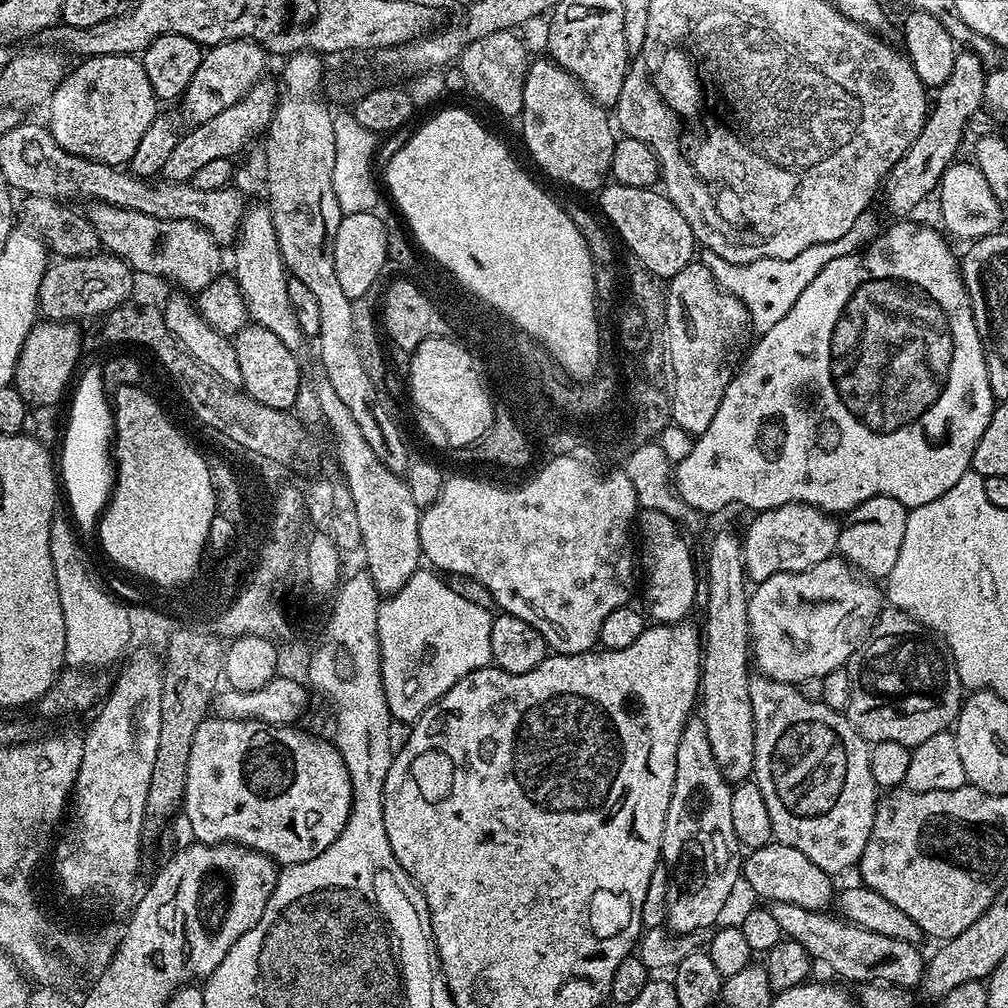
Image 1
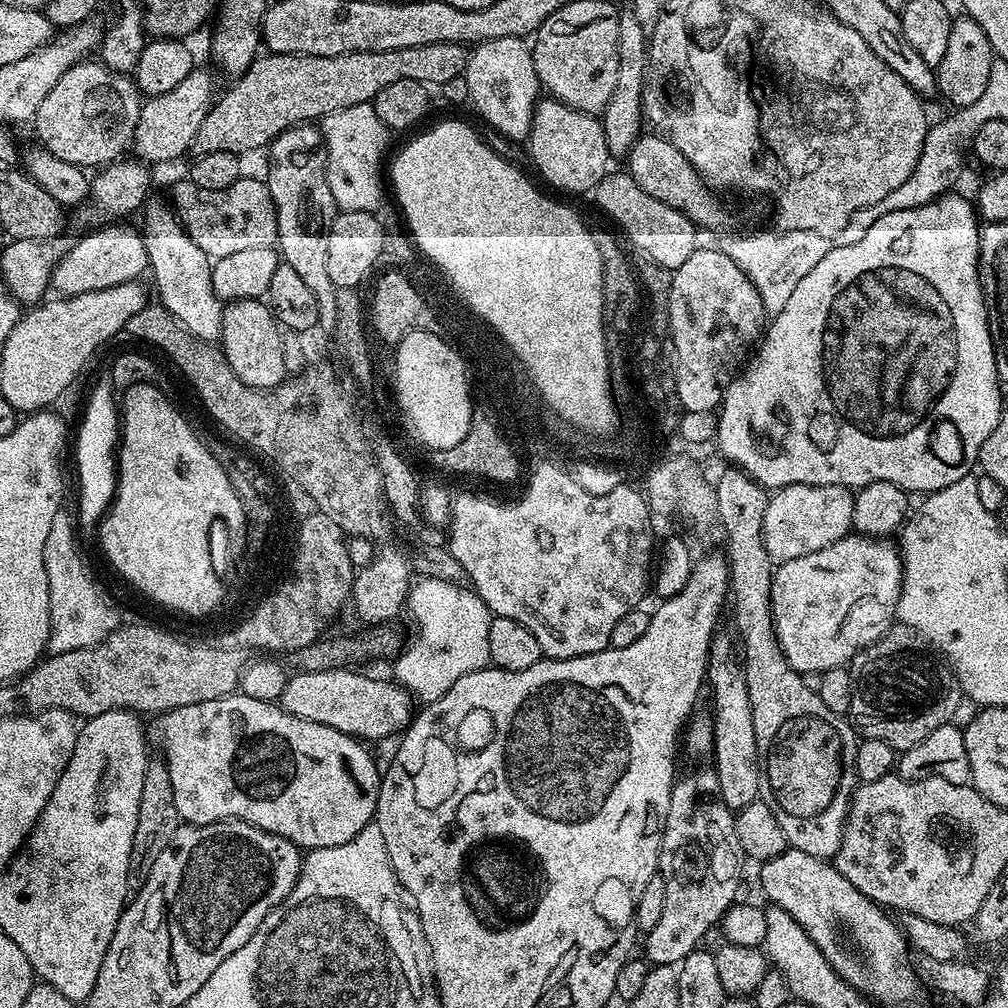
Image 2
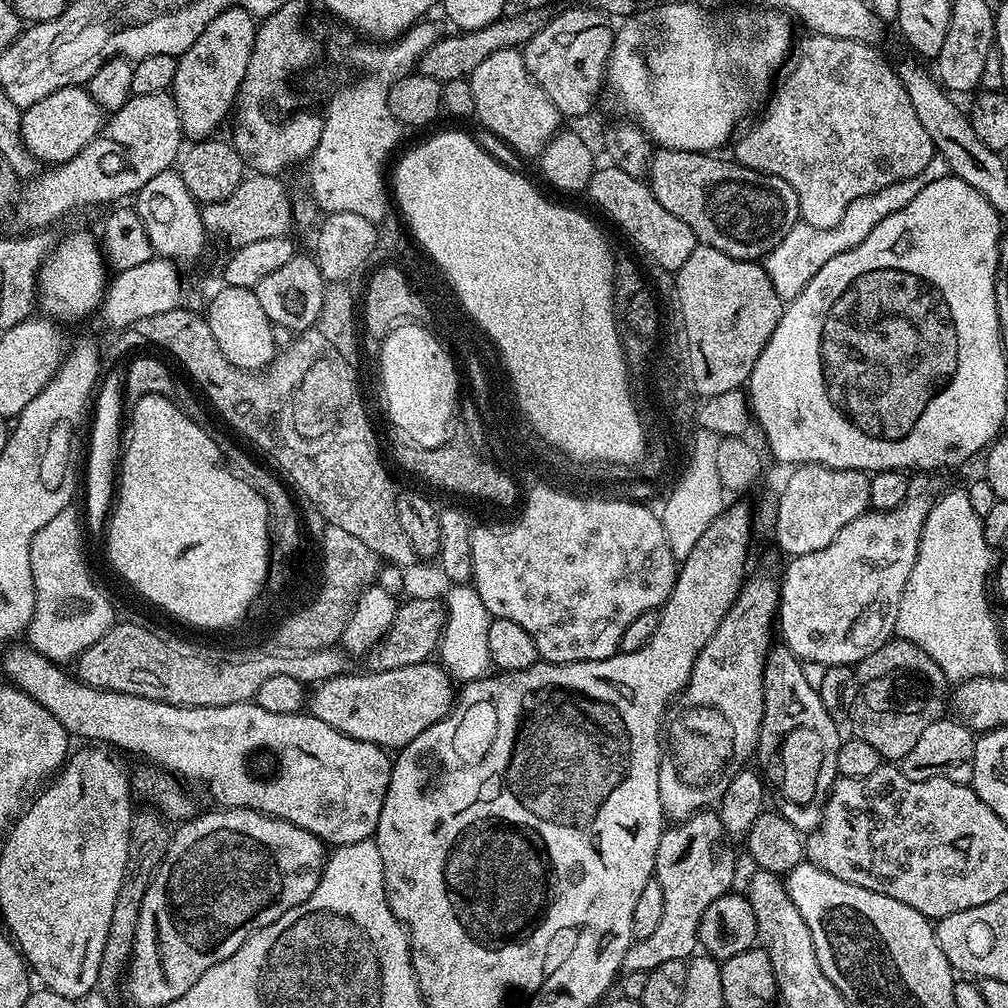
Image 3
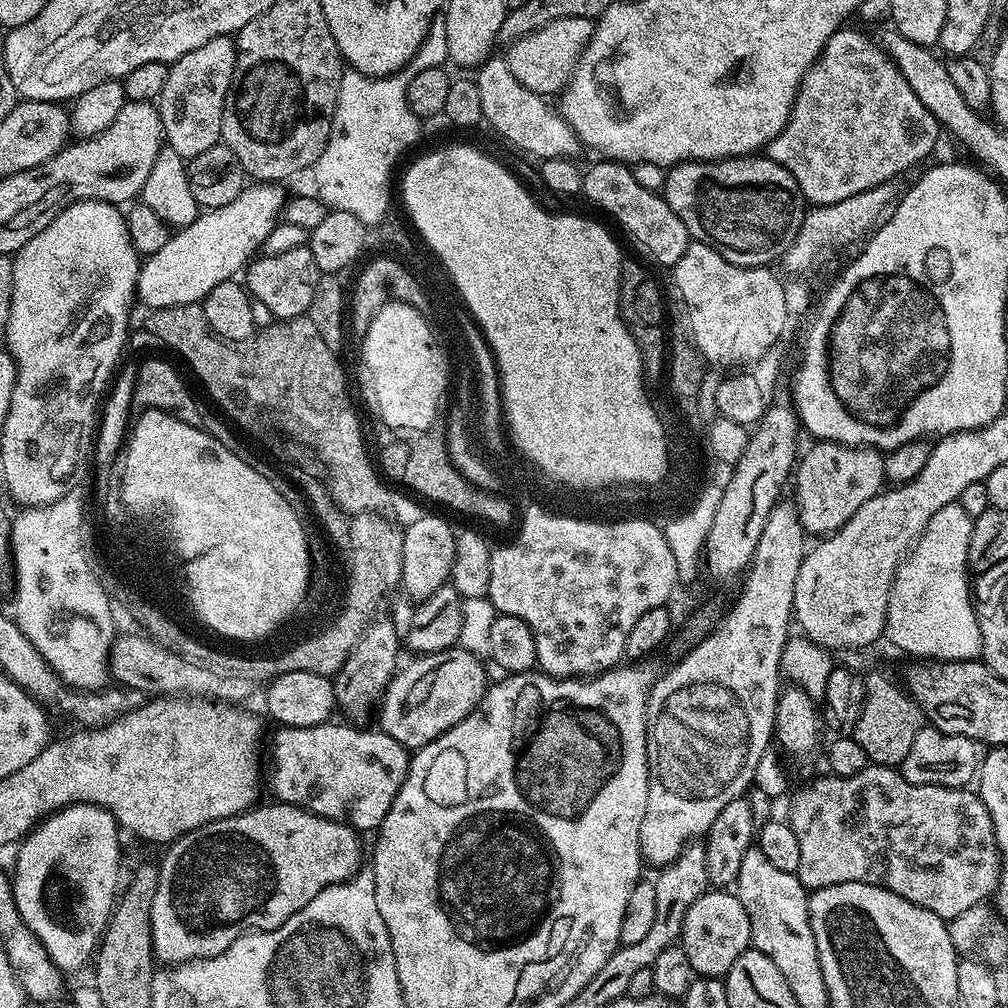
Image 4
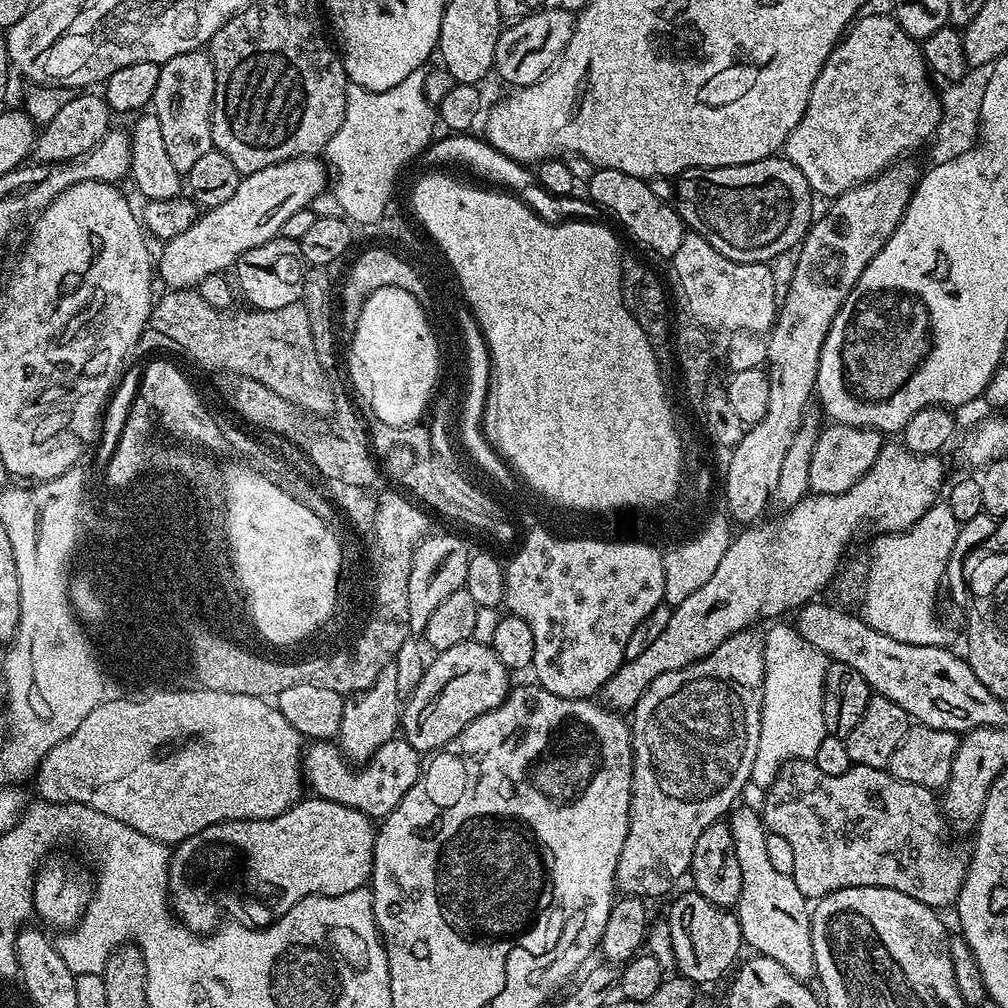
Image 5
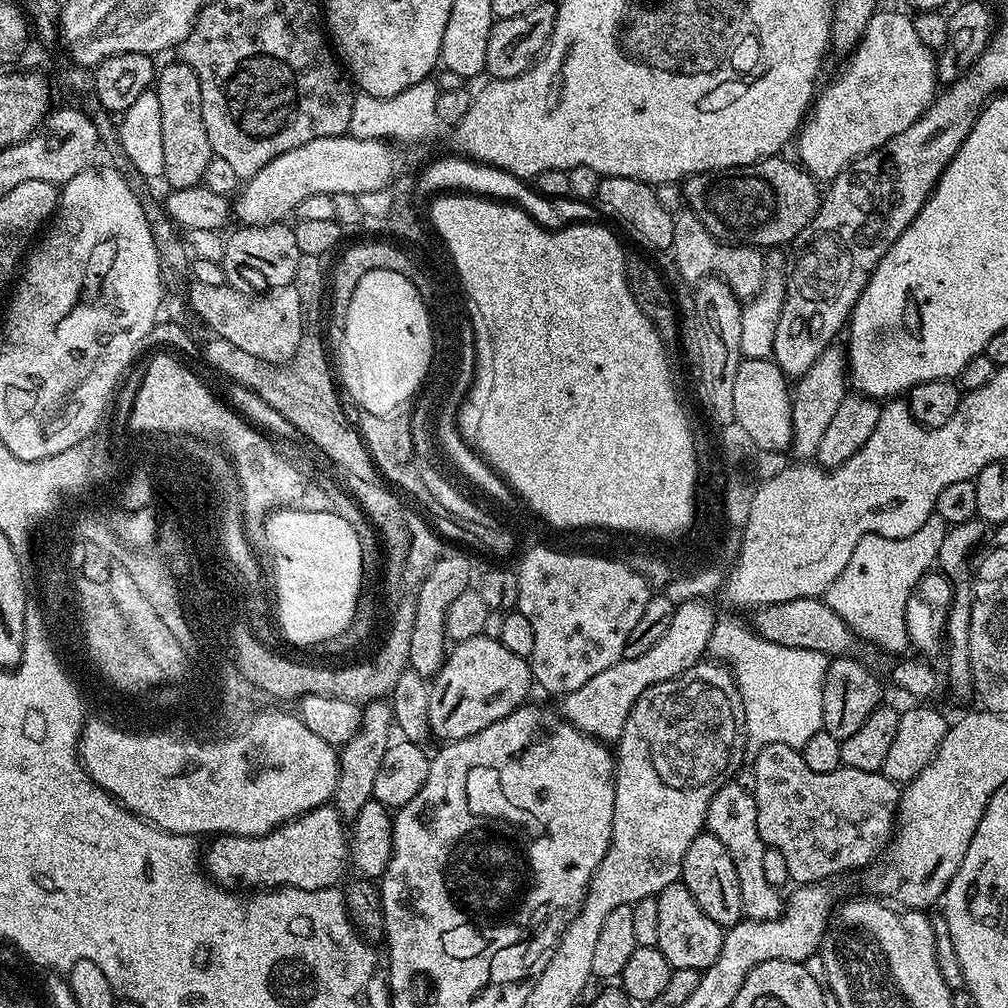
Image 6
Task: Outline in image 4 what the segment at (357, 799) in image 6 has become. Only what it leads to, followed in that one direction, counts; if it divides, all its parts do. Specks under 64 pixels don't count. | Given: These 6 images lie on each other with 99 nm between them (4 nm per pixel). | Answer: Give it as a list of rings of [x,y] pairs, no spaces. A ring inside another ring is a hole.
[[[373,619],[365,628],[364,633],[358,638],[358,642],[348,651],[339,672],[334,677],[336,690],[336,702],[339,711],[345,712],[347,719],[352,722],[364,722],[368,715],[373,715],[374,709],[379,705],[384,691],[388,688],[393,676],[398,671],[396,659],[402,652],[402,640],[395,633],[391,619]]]

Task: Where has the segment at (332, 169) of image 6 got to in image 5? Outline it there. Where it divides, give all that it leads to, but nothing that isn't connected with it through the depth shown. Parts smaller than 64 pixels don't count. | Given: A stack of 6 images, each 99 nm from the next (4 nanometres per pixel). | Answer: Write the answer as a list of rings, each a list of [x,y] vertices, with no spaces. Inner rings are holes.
[[[292,156],[290,159],[278,162],[274,166],[266,166],[257,172],[247,173],[247,175],[241,179],[238,190],[234,190],[234,195],[232,195],[231,198],[226,198],[226,202],[222,202],[222,206],[214,206],[213,208],[207,209],[207,211],[205,211],[203,214],[197,215],[196,221],[190,226],[190,230],[182,230],[182,234],[178,234],[175,236],[175,238],[167,241],[167,243],[161,247],[164,249],[161,250],[160,256],[158,252],[159,283],[161,280],[161,282],[165,284],[163,287],[168,290],[174,288],[196,288],[202,282],[202,278],[206,278],[210,274],[214,274],[215,272],[219,272],[221,274],[227,273],[229,269],[235,265],[237,256],[242,255],[242,253],[246,250],[254,250],[254,246],[262,246],[262,242],[266,242],[267,240],[275,240],[277,236],[281,235],[284,230],[286,218],[290,218],[290,214],[298,214],[298,210],[309,207],[311,201],[322,194],[329,187],[329,184],[329,169],[326,167],[325,161],[317,158],[316,156]]]

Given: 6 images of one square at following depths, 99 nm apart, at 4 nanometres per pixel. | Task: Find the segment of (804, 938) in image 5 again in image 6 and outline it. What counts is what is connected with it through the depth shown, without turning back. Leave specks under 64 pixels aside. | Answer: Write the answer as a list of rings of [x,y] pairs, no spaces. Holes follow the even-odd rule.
[[[729,782],[720,787],[718,794],[714,796],[708,807],[708,818],[706,821],[707,831],[714,834],[730,850],[730,858],[734,858],[734,870],[738,870],[738,890],[742,890],[742,906],[744,907],[744,916],[749,920],[775,920],[782,912],[781,889],[776,888],[766,878],[766,869],[762,866],[762,854],[766,845],[762,842],[762,834],[758,834],[758,810],[752,797],[751,791],[744,788],[737,782]]]

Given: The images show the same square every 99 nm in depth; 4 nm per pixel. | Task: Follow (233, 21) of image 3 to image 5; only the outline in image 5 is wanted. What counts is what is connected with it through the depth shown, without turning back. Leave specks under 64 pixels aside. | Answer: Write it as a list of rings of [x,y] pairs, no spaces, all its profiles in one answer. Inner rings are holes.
[[[197,50],[178,54],[160,65],[158,74],[158,86],[154,90],[150,108],[158,118],[158,126],[162,126],[162,139],[166,145],[170,163],[174,165],[174,170],[182,174],[188,173],[190,166],[202,158],[202,154],[213,151],[212,147],[212,107],[214,106],[214,62],[207,51]]]

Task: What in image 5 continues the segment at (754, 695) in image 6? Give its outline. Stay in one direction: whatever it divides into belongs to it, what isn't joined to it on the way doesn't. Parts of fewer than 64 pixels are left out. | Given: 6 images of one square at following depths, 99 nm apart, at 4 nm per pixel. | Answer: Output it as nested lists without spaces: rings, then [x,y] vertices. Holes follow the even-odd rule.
[[[769,635],[764,646],[760,737],[751,779],[751,783],[757,784],[760,790],[767,790],[776,781],[776,775],[788,761],[815,761],[818,746],[822,746],[822,738],[828,735],[822,714],[825,661],[820,653],[805,650],[799,635],[791,635]]]

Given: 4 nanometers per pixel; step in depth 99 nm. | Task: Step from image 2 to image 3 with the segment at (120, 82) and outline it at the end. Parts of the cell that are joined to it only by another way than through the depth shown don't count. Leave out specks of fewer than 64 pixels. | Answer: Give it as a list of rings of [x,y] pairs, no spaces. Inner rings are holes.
[[[73,86],[46,94],[42,102],[23,109],[20,117],[20,137],[24,150],[45,165],[61,164],[79,154],[88,143],[99,136],[106,123],[106,113],[88,92],[87,87]]]

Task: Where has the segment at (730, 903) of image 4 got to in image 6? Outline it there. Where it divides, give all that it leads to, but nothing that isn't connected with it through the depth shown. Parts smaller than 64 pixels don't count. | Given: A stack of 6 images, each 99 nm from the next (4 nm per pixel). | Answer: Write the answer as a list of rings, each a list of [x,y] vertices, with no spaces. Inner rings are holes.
[[[677,882],[666,886],[655,897],[654,903],[658,910],[658,942],[656,947],[670,962],[672,969],[694,970],[700,972],[712,965],[714,958],[718,958],[718,952],[722,950],[725,929],[714,922],[714,918],[706,918],[702,914],[702,906],[694,902],[690,890],[686,890],[683,882]]]

